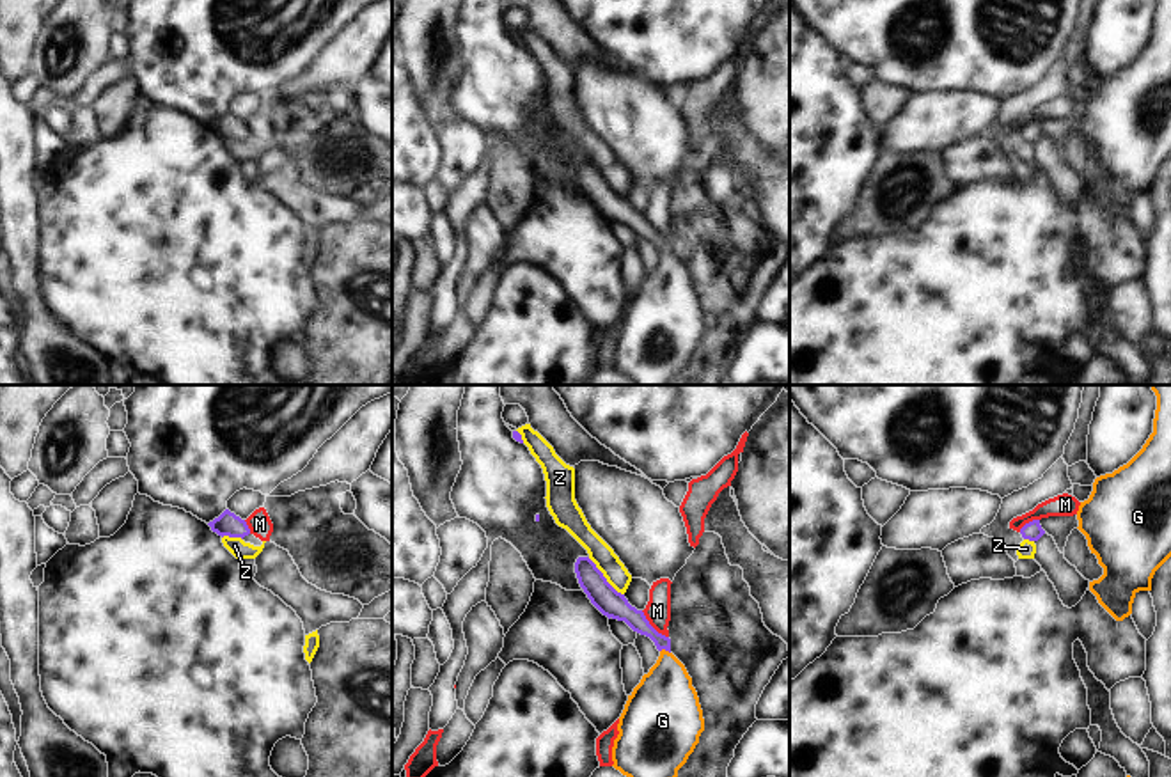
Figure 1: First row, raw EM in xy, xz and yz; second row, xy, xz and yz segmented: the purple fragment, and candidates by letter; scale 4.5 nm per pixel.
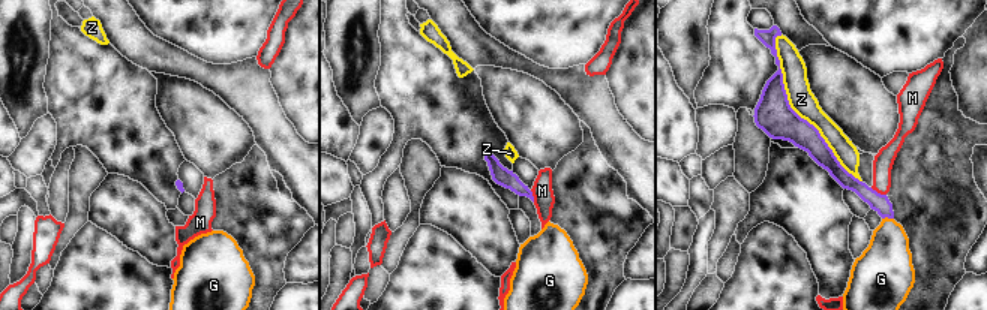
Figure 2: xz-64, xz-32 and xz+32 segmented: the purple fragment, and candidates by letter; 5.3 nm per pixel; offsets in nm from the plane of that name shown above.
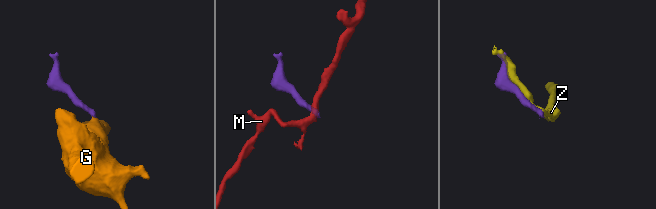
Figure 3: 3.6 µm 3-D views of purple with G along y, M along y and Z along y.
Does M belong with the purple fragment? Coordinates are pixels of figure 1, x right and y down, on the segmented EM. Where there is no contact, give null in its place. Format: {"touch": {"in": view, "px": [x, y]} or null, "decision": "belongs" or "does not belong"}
{"touch": {"in": "xz", "px": [652, 627]}, "decision": "does not belong"}

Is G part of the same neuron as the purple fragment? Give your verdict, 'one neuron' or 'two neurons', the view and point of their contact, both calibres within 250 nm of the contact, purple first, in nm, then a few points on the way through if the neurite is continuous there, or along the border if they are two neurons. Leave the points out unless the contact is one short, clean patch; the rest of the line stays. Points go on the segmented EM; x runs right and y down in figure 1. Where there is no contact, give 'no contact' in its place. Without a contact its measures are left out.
one neuron; contact xz (666, 650); calibres 90 and 300 nm; way xz (636, 620), (666, 650), (664, 705)

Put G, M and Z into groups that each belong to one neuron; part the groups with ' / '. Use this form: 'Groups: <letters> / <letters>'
Groups: G / M / Z

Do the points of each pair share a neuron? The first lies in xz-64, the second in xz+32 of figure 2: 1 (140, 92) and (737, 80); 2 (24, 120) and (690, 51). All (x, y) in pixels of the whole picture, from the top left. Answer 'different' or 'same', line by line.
1: same
2: same

